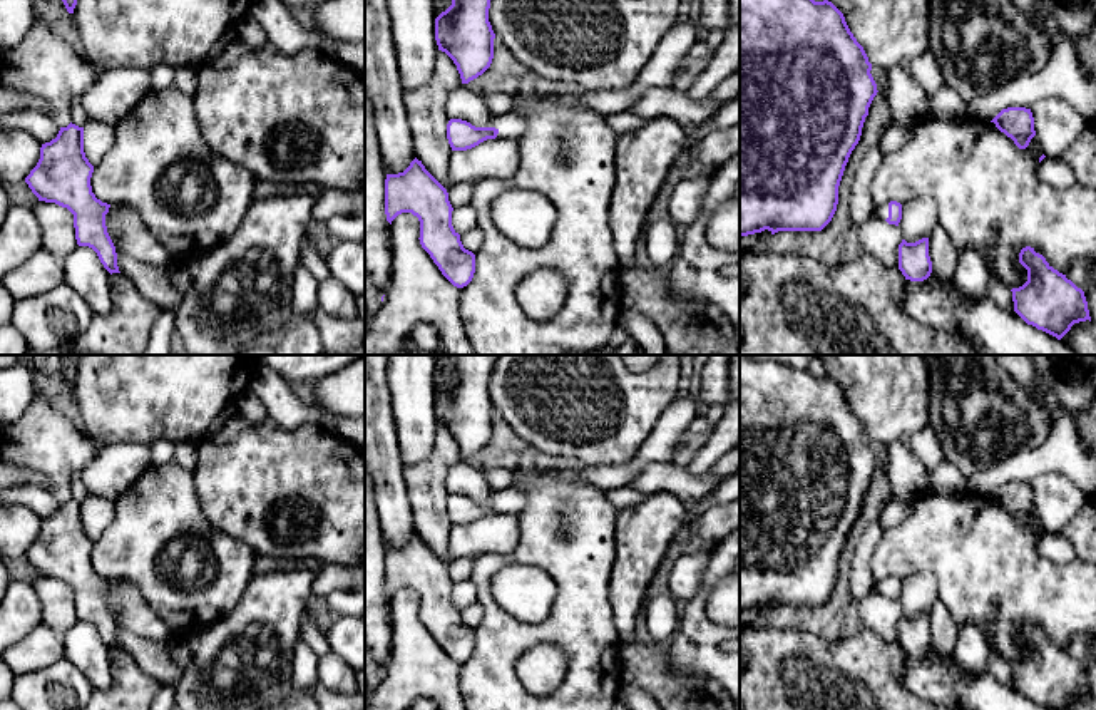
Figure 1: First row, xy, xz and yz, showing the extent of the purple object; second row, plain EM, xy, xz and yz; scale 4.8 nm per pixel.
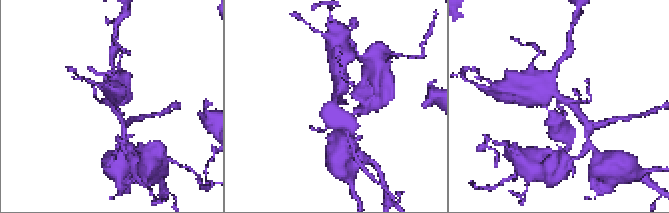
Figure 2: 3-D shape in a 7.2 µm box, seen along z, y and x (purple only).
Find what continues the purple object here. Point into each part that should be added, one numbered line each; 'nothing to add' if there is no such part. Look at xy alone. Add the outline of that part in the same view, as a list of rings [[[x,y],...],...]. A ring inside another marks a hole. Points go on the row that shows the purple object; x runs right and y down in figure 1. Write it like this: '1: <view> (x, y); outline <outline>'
nothing to add

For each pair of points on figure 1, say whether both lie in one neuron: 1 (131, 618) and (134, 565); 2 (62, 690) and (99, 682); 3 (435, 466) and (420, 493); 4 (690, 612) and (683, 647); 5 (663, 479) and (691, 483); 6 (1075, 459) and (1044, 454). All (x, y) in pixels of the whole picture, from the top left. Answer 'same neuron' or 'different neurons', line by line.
1: different neurons
2: different neurons
3: same neuron
4: same neuron
5: same neuron
6: same neuron

